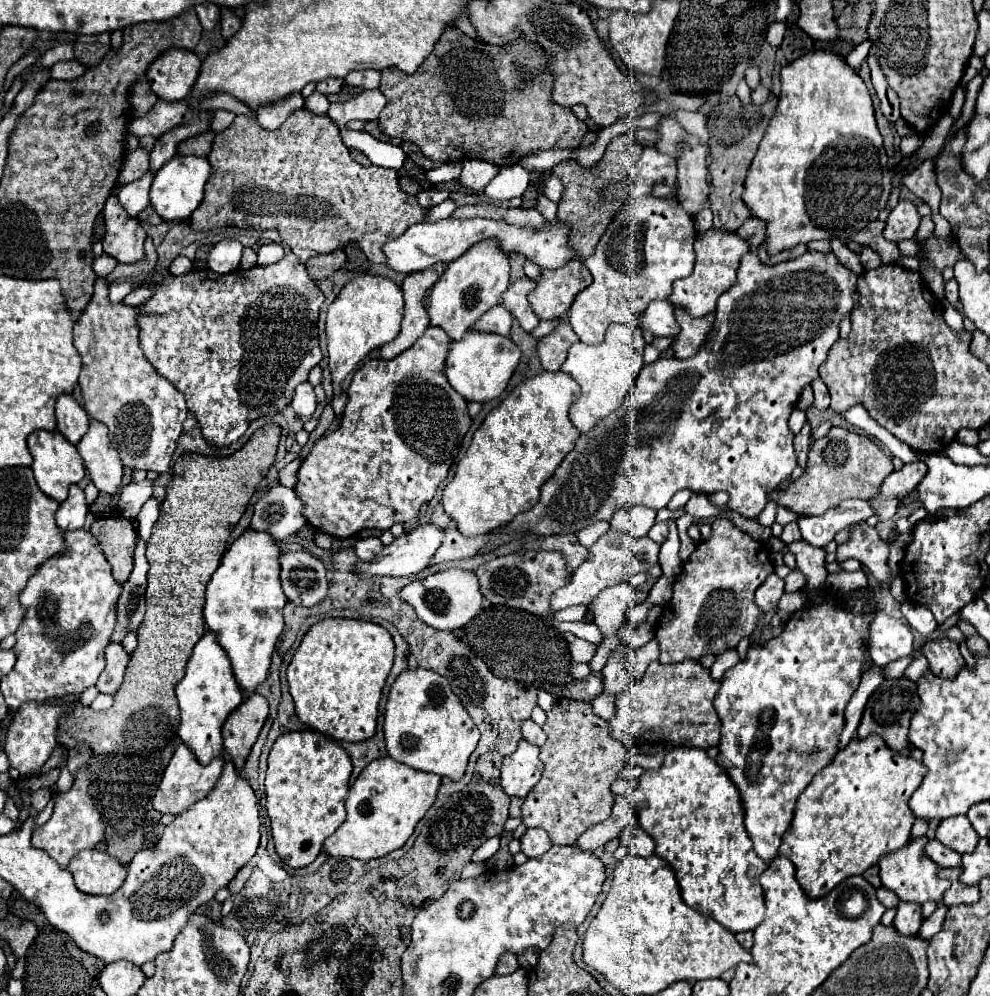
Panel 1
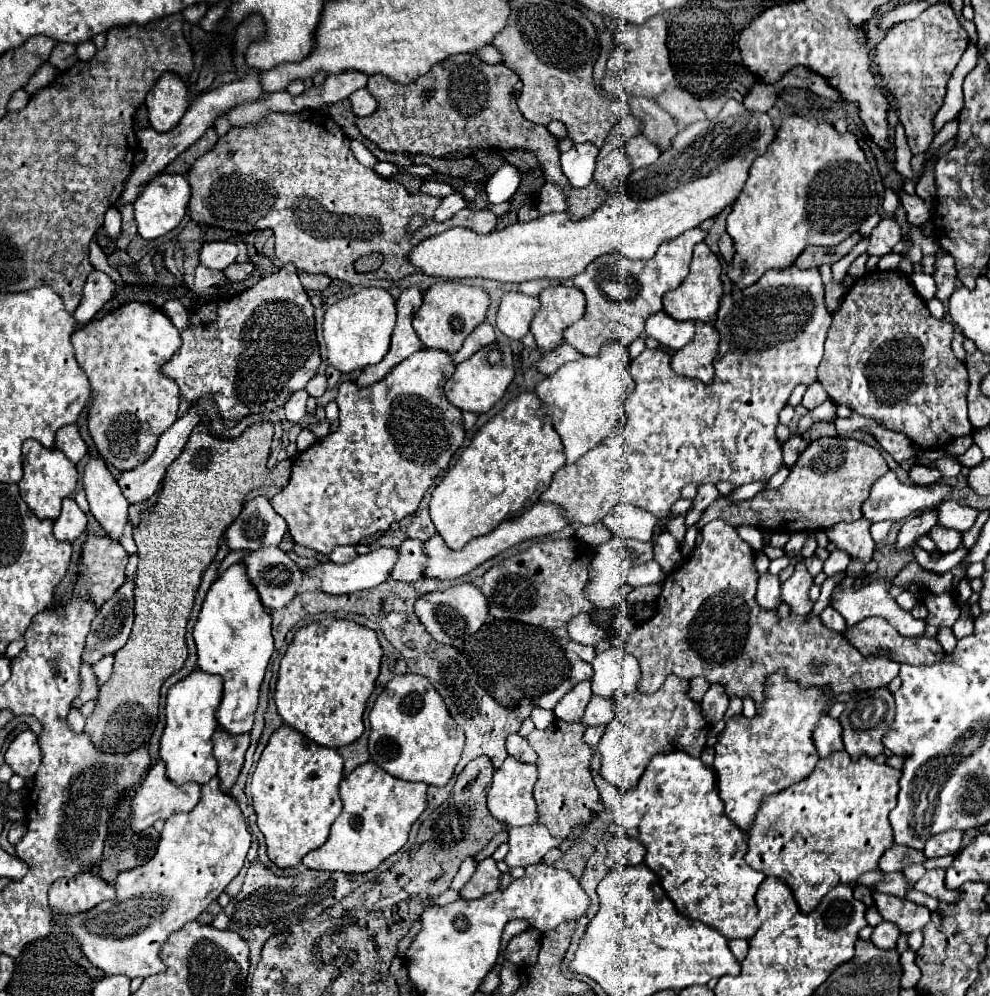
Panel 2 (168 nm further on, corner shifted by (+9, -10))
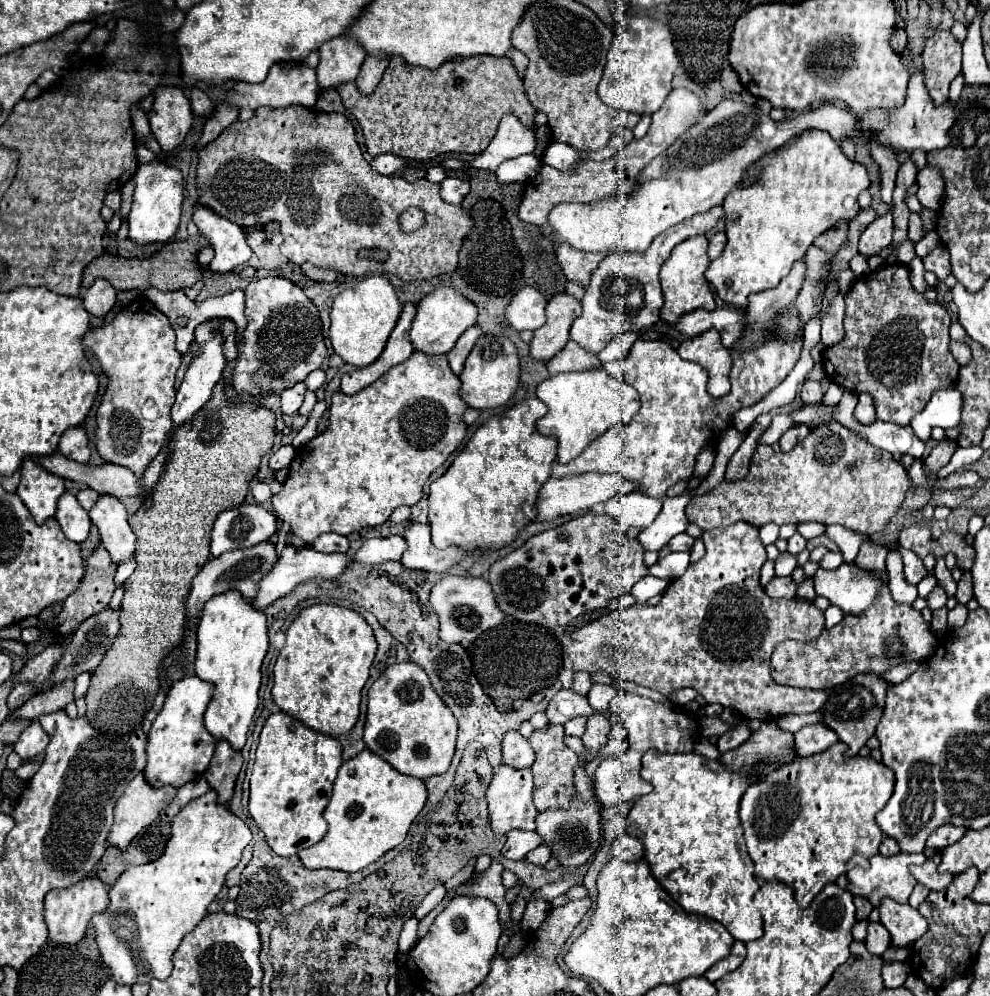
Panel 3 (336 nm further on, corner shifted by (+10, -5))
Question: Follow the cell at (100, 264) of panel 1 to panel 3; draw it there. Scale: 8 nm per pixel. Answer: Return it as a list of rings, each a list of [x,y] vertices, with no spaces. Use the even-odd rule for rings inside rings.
[[[96,280],[84,294],[84,308],[92,316],[106,316],[116,302],[116,288],[106,280]]]

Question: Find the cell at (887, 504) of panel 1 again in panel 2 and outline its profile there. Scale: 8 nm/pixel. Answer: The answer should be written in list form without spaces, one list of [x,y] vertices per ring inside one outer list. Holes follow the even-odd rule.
[[[919,465],[911,467],[909,475],[911,475],[913,483],[917,483],[917,485],[931,485],[943,477],[937,467],[919,467]]]

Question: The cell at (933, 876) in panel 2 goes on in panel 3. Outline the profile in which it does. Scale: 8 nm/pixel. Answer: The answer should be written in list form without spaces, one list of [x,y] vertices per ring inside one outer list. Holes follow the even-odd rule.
[[[934,854],[922,866],[912,866],[910,872],[916,878],[916,882],[926,886],[928,890],[944,890],[952,882],[954,876],[940,874],[938,864],[940,864],[940,854]]]

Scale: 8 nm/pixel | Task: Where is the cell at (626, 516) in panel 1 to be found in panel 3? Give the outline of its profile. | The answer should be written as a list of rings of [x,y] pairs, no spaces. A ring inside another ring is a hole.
[[[638,492],[618,494],[604,502],[604,514],[608,514],[612,520],[628,528],[650,526],[660,514],[660,510],[662,510],[662,502],[654,498],[646,498],[646,494],[638,494]]]

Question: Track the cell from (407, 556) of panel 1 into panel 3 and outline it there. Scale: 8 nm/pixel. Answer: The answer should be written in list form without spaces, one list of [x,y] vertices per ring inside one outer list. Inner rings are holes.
[[[288,544],[284,548],[284,552],[280,554],[278,558],[278,564],[274,566],[272,574],[266,574],[266,578],[260,582],[260,592],[258,592],[258,598],[254,598],[254,606],[258,610],[264,610],[268,604],[276,602],[278,598],[284,598],[286,594],[290,594],[298,584],[302,582],[308,582],[312,578],[316,580],[328,580],[328,582],[336,582],[352,564],[354,560],[348,556],[348,554],[322,554],[322,552],[316,552],[314,548],[306,546],[306,548],[296,548],[292,544]]]

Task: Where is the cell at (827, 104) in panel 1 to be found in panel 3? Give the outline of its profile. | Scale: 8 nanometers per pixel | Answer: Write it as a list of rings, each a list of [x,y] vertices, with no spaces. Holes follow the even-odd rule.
[[[812,128],[792,138],[786,146],[780,146],[778,150],[772,150],[770,154],[762,156],[746,170],[746,174],[750,178],[756,178],[756,182],[728,192],[726,202],[722,206],[724,218],[726,218],[728,244],[722,256],[718,260],[712,260],[704,274],[724,302],[740,308],[746,306],[748,294],[778,286],[778,282],[790,272],[792,264],[806,254],[808,246],[820,234],[834,228],[840,220],[846,220],[846,222],[854,220],[860,212],[858,194],[868,190],[870,186],[866,168],[860,162],[850,160],[842,152],[840,144],[832,140],[828,132],[812,130]]]

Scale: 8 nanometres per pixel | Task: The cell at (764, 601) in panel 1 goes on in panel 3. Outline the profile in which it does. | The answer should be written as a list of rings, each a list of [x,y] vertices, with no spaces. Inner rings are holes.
[[[774,576],[766,586],[764,586],[764,592],[770,596],[770,598],[794,598],[796,594],[796,582],[786,576],[786,578],[778,578]]]

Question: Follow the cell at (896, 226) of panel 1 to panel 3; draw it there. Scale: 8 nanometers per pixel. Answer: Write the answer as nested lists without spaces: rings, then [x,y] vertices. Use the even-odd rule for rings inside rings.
[[[892,212],[878,216],[860,236],[860,254],[870,256],[884,250],[892,242],[892,232],[894,232]]]

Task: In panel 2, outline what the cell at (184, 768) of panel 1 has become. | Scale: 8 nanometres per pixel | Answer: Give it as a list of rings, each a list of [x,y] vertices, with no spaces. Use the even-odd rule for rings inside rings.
[[[155,763],[151,767],[151,771],[147,773],[147,777],[143,779],[143,783],[137,787],[135,797],[131,801],[131,829],[135,833],[145,831],[147,827],[151,827],[157,819],[167,819],[169,815],[173,815],[175,811],[191,811],[201,797],[201,787],[197,783],[187,783],[181,787],[175,787],[167,775],[165,775],[165,767],[163,763]]]

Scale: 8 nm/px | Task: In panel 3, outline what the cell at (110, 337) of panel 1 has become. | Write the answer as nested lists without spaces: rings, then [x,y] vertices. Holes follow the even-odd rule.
[[[134,300],[124,310],[120,310],[112,322],[88,330],[82,338],[82,348],[86,354],[92,354],[98,360],[108,378],[108,388],[96,414],[96,450],[106,462],[120,464],[130,468],[134,474],[142,474],[170,432],[170,408],[176,398],[174,376],[182,358],[176,350],[174,328],[150,300]]]

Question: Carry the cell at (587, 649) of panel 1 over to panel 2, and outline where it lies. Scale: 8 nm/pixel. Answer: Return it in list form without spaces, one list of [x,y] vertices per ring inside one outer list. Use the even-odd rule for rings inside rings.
[[[575,661],[573,667],[571,667],[571,677],[569,677],[569,679],[571,679],[573,683],[581,683],[581,681],[591,679],[591,675],[593,675],[593,669],[591,669],[589,663],[585,663],[585,661]]]

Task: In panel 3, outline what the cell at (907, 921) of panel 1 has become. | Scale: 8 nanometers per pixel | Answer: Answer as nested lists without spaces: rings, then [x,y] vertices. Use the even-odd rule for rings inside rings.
[[[876,922],[876,924],[868,924],[868,936],[866,936],[866,946],[868,946],[868,950],[872,952],[872,954],[876,954],[876,956],[882,956],[884,954],[884,950],[890,946],[890,942],[892,942],[892,938],[890,938],[890,934],[888,934],[888,930],[880,924],[880,922]]]

